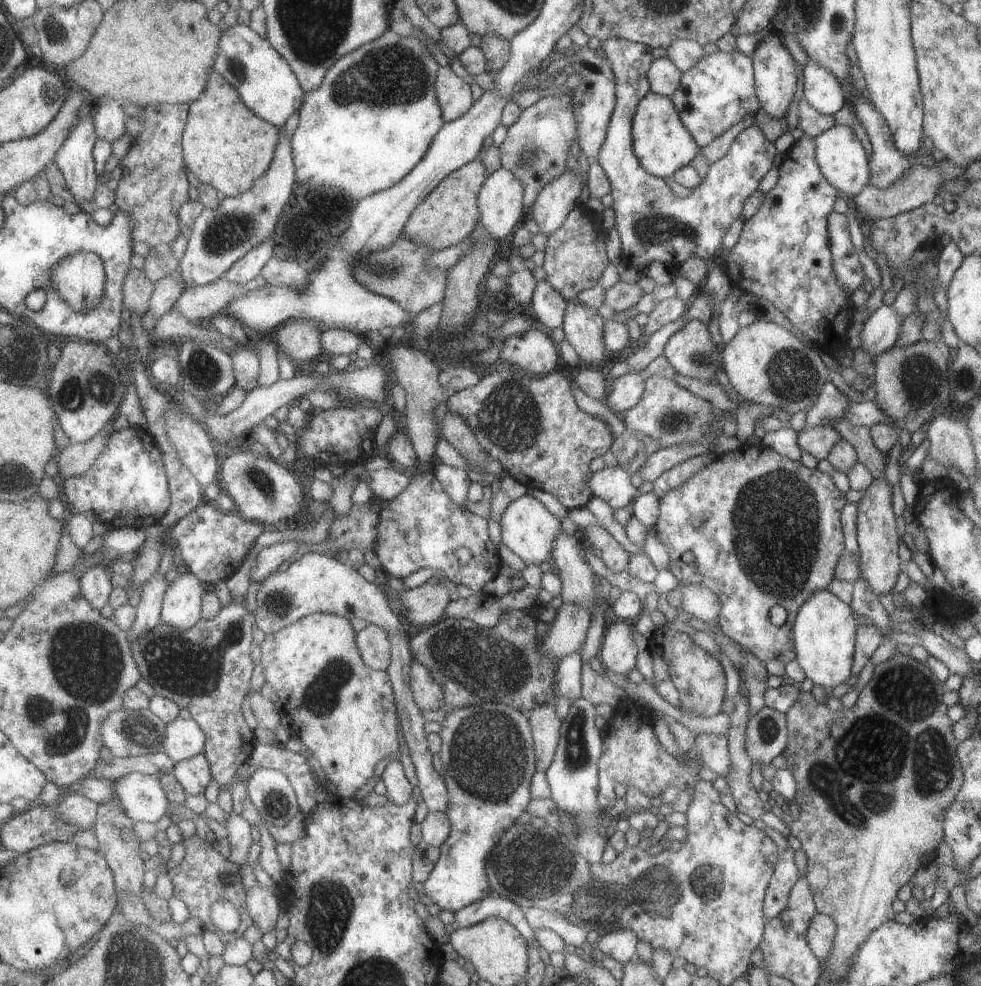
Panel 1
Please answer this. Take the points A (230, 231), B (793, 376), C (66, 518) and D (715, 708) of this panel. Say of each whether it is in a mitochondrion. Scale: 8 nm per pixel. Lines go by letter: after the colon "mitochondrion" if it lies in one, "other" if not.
A: mitochondrion
B: mitochondrion
C: other
D: other

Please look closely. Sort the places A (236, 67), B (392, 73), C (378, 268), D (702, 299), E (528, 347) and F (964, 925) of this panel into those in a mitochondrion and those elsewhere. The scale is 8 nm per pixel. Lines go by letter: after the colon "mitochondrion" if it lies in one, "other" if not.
A: mitochondrion
B: mitochondrion
C: mitochondrion
D: other
E: other
F: other

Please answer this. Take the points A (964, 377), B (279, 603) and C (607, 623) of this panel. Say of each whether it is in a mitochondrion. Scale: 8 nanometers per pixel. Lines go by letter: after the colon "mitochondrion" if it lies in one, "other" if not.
A: mitochondrion
B: mitochondrion
C: other

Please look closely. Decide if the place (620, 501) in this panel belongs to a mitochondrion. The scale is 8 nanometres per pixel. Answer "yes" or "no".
no

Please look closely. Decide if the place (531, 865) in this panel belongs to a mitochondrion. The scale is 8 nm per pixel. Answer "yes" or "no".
yes

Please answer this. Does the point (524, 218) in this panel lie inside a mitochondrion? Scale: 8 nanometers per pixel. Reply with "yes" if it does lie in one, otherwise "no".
no

